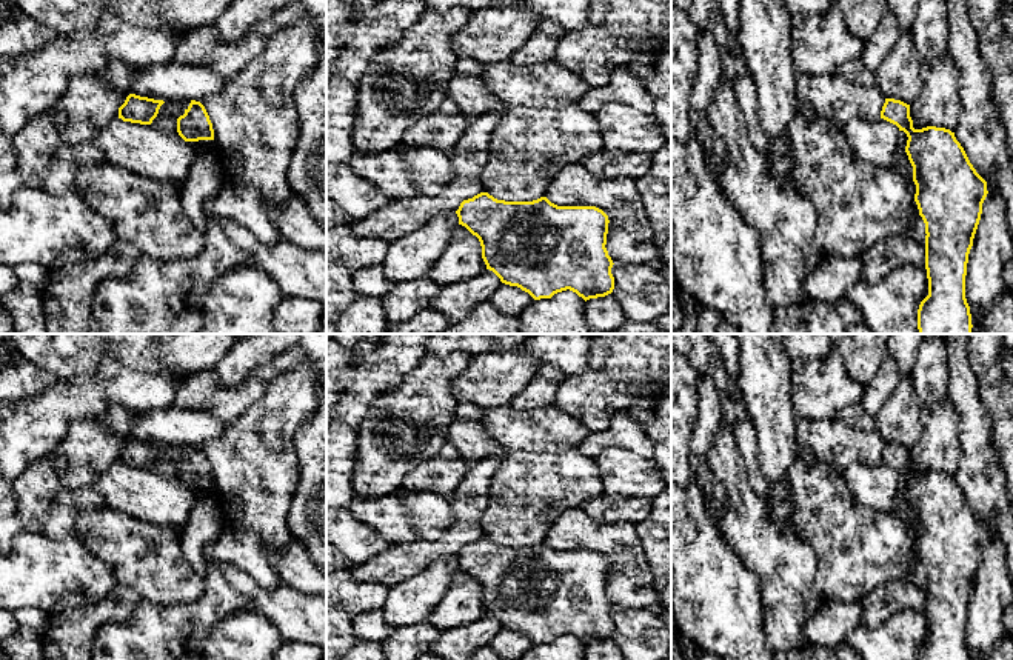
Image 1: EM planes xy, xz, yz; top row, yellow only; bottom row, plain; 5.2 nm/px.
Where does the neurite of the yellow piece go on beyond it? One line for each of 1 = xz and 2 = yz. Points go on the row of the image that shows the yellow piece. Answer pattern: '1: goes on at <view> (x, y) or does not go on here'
1: does not go on here
2: does not go on here

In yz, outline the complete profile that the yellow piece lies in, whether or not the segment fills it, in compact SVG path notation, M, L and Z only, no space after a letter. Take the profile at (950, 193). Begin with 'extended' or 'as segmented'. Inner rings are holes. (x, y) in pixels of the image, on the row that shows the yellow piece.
as segmented | M885 98L881 118L908 137L905 152L913 166L914 202L925 223L925 269L928 295L918 309L919 334L971 334L971 314L965 298L968 254L988 194L987 182L976 172L954 132L945 128L913 128L910 105Z

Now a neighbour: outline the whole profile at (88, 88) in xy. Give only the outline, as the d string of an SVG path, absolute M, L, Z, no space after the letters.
M77 75L66 92L49 108L59 122L63 143L89 142L111 120L126 95L111 89L95 75Z

